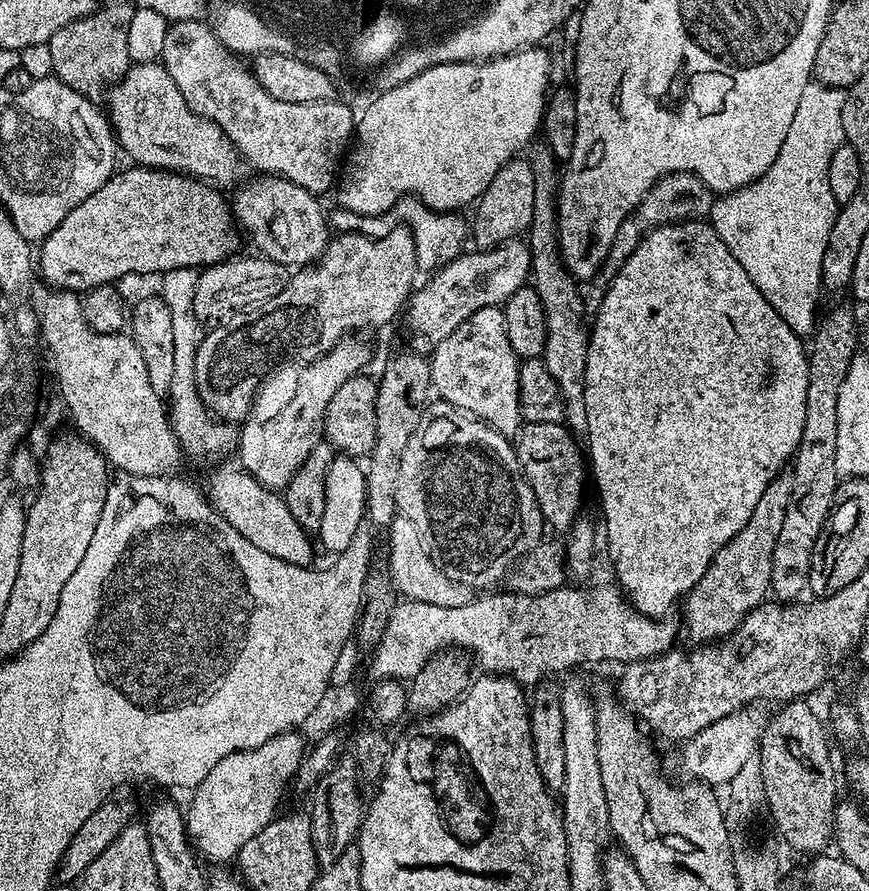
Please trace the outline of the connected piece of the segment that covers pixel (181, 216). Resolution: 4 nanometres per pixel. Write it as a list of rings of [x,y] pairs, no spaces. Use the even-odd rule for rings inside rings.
[[[128,166],[125,172],[117,171],[108,181],[98,190],[94,190],[94,194],[90,194],[90,198],[86,198],[86,202],[82,202],[78,206],[74,206],[74,210],[70,210],[70,214],[66,214],[66,218],[62,218],[62,222],[45,238],[38,248],[38,272],[42,275],[43,283],[65,292],[75,292],[83,294],[89,288],[97,288],[103,284],[120,282],[123,276],[132,276],[137,272],[140,276],[148,276],[151,272],[163,274],[170,270],[178,270],[179,268],[199,269],[201,266],[211,266],[220,264],[222,261],[229,259],[237,251],[236,243],[242,240],[242,232],[238,227],[234,213],[230,207],[229,201],[224,201],[224,196],[219,187],[213,186],[203,180],[197,180],[194,176],[181,174],[178,172],[166,172],[162,168],[142,168],[139,166]]]

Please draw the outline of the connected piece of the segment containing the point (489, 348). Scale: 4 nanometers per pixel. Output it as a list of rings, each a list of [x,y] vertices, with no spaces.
[[[499,307],[483,308],[470,314],[454,334],[435,345],[431,352],[431,387],[441,401],[448,401],[463,412],[479,416],[506,437],[512,438],[519,433],[522,427],[519,402],[522,360],[510,344],[504,314]]]

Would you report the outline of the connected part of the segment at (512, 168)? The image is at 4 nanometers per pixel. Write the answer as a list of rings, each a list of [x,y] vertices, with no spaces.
[[[513,158],[500,167],[475,205],[476,217],[471,217],[470,220],[470,236],[474,244],[476,240],[477,249],[487,250],[507,244],[508,241],[517,239],[519,232],[516,231],[519,228],[527,230],[532,226],[535,172],[527,159],[520,159],[524,158]]]

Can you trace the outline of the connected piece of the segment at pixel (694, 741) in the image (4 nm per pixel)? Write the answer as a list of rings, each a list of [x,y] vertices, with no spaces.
[[[758,704],[745,705],[685,741],[680,760],[683,772],[688,775],[685,777],[709,786],[729,785],[747,759],[759,751],[760,740],[770,719],[769,713],[762,708],[765,707]]]

